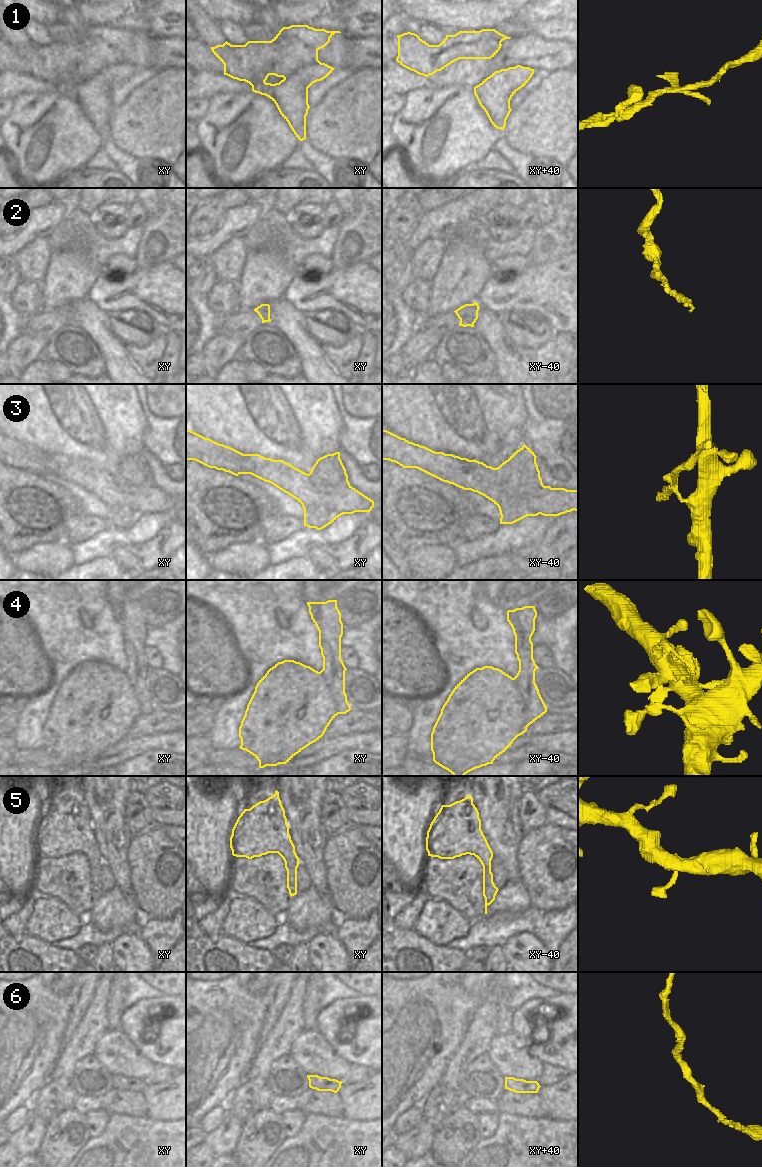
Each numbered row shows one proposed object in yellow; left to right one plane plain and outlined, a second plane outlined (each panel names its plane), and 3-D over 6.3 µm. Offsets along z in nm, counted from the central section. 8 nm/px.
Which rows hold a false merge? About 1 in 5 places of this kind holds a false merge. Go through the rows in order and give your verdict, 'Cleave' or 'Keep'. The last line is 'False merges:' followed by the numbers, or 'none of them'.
1: Keep
2: Keep
3: Cleave
4: Cleave
5: Keep
6: Keep
False merges: 3, 4.

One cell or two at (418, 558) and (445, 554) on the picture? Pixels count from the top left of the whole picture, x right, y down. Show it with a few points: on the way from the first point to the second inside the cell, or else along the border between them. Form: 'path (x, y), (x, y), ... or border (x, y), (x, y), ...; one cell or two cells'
path (425, 558), (438, 558); one cell

